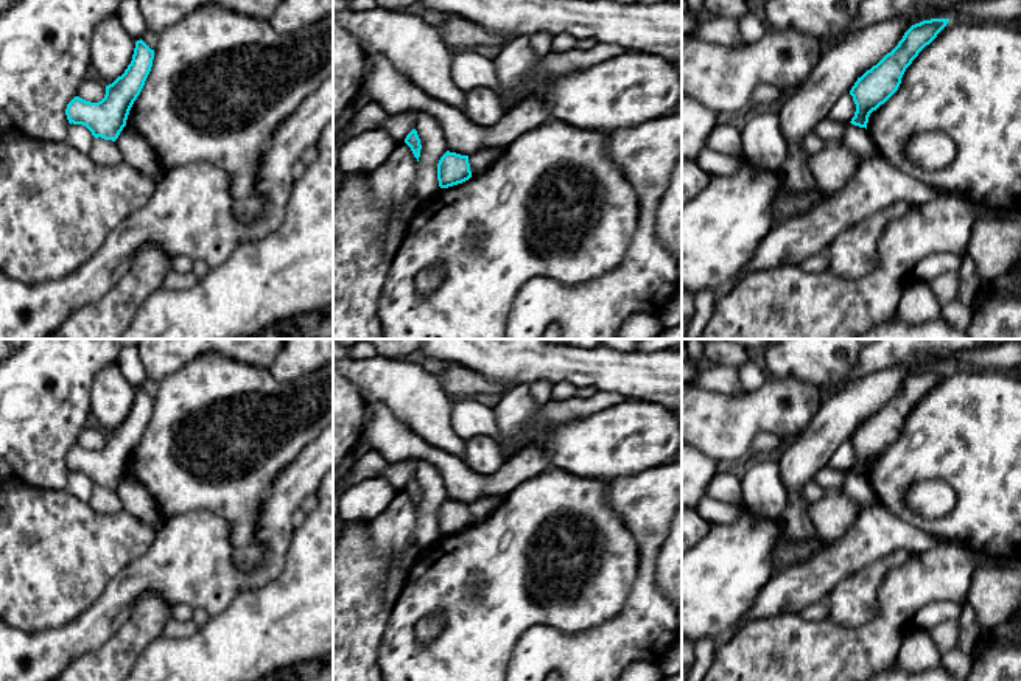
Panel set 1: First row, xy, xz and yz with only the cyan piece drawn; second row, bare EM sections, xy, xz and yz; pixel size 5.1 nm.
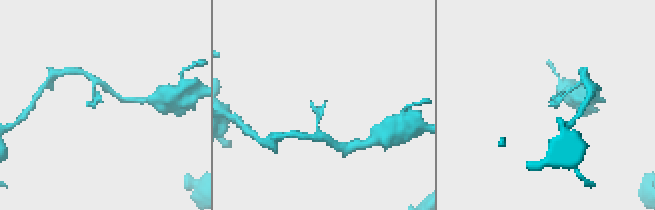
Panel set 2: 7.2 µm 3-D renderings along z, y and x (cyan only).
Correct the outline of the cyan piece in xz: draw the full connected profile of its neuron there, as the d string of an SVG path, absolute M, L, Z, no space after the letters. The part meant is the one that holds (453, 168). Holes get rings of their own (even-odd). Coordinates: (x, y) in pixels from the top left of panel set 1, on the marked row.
M447 151L437 163L437 180L440 188L462 183L472 177L468 155Z

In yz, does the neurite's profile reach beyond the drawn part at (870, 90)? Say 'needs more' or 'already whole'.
already whole

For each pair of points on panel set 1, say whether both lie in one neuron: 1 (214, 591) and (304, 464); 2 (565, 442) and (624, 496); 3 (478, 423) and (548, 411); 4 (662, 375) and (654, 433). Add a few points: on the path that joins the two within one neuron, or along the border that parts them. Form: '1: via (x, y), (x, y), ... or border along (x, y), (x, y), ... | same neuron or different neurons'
1: via (252, 579), (274, 558), (276, 513), (282, 502) | same neuron
2: border along (643, 470), (634, 474), (614, 476), (607, 481) | different neurons
3: via (497, 434), (503, 440), (517, 440), (533, 429) | same neuron
4: border along (628, 397), (657, 401), (665, 408) | different neurons

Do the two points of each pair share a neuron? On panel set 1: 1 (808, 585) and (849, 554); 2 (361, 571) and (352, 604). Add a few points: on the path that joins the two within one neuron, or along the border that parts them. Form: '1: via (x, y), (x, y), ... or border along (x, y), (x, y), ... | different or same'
1: via (817, 576), (839, 560) | same
2: via (354, 579), (352, 596) | same

